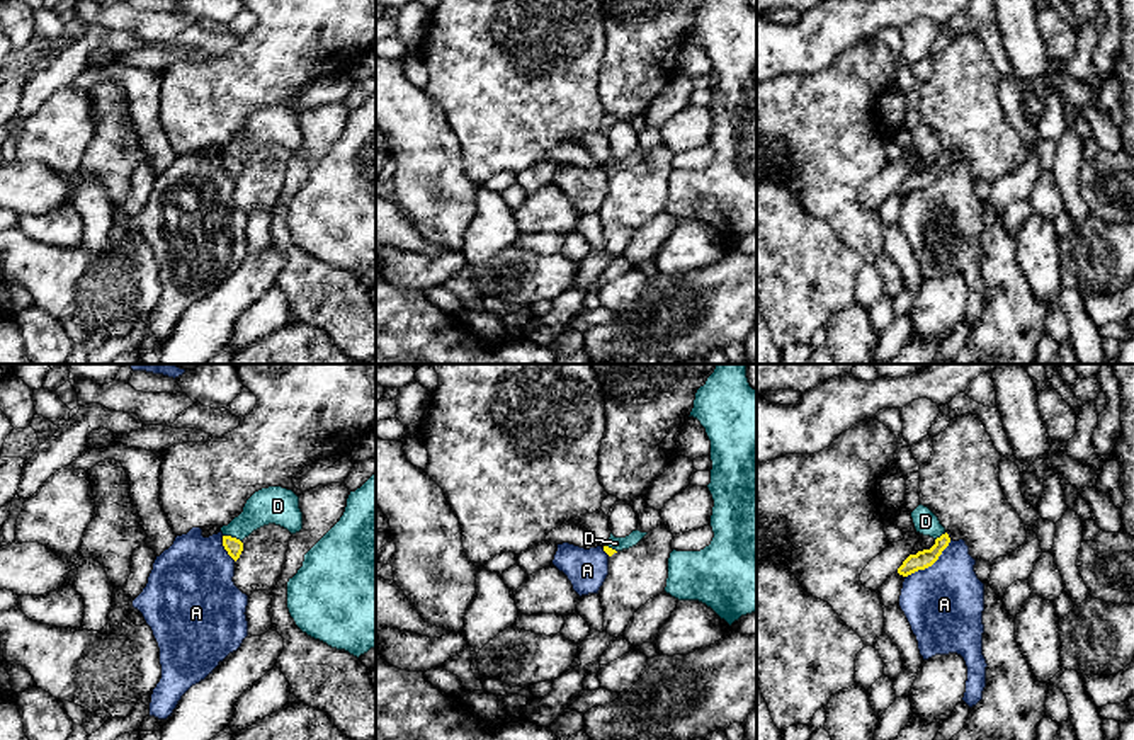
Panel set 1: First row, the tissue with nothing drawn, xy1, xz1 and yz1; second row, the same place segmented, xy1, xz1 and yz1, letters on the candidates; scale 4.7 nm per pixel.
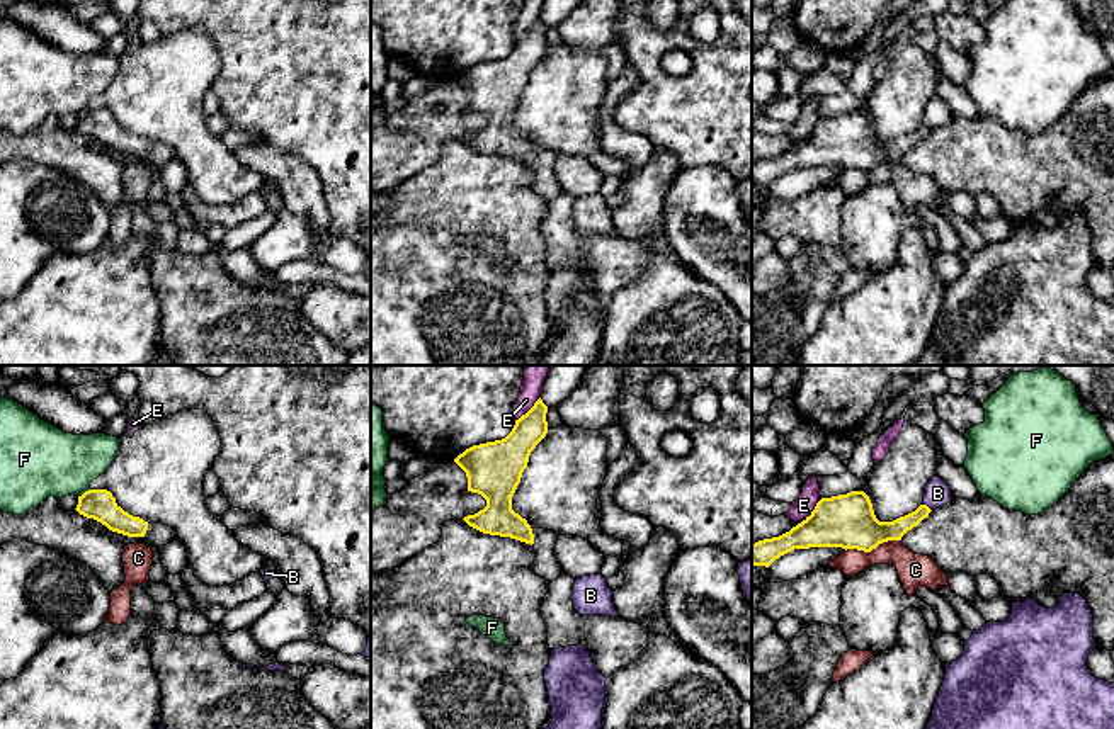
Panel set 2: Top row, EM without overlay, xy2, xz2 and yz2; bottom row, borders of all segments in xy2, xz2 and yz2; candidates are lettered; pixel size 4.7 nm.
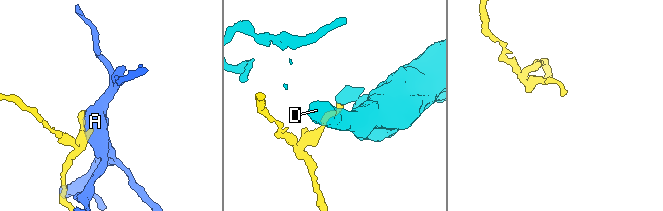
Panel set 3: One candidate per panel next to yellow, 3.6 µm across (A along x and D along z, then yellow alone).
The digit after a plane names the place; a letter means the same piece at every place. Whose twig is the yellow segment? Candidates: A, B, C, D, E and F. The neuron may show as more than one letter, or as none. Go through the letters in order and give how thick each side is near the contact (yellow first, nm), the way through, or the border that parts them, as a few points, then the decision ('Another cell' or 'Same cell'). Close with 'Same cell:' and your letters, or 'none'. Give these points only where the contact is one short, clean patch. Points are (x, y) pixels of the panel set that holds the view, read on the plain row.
A: Thickness 90 nm (yellow) against 380 nm. Another cell
B: Thickness 100 nm (yellow) against 120 nm. Boundary: yz2 (924, 123), (931, 129). Another cell
C: Thickness 260 nm (yellow) against 160 nm. Another cell
D: Thickness 80 nm (yellow) against 180 nm. Boundary: xy1 (223, 153), (235, 155), (240, 160). Another cell
E: Thickness 190 nm (yellow) against 100 nm. Another cell
F: Thickness 150 nm (yellow) against 340 nm. Boundary: xy2 (89, 107), (79, 116). Another cell
Same cell: none

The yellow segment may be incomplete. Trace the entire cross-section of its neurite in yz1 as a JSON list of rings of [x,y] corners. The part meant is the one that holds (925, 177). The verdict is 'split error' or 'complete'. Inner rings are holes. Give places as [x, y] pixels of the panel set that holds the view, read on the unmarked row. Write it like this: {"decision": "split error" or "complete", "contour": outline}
{"decision": "complete", "contour": [[[942,153],[940,157],[935,158],[935,163],[930,168],[918,170],[916,174],[910,174],[903,184],[898,187],[898,192],[903,196],[908,196],[918,189],[925,189],[932,185],[942,170],[949,165],[950,157],[949,153]]]}

